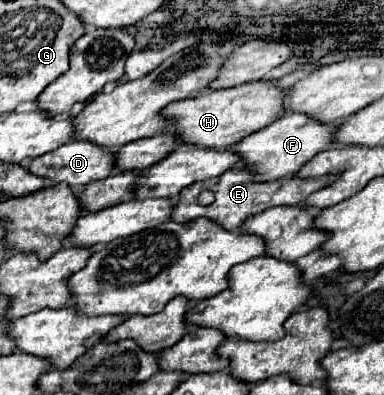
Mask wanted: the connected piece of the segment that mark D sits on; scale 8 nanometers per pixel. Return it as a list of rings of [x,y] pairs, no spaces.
[[[72,140],[60,148],[44,154],[44,156],[34,158],[28,164],[28,170],[32,174],[44,176],[44,178],[50,178],[56,182],[66,182],[68,186],[84,186],[84,184],[90,184],[96,180],[104,180],[114,172],[114,168],[116,168],[116,162],[114,162],[112,148],[102,148],[102,146],[96,146],[94,142],[88,142],[88,140]]]

